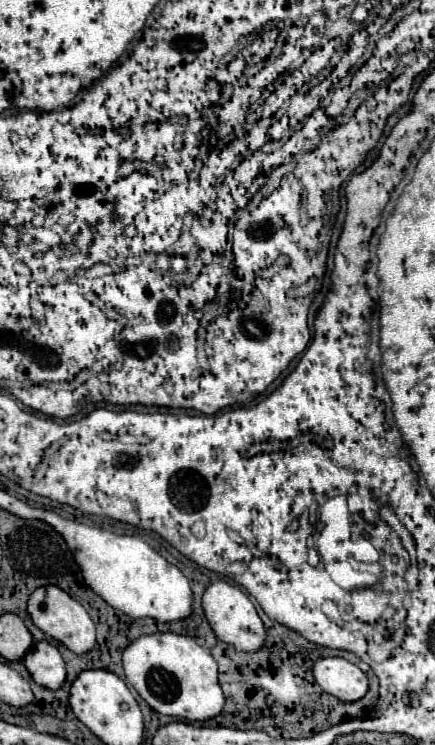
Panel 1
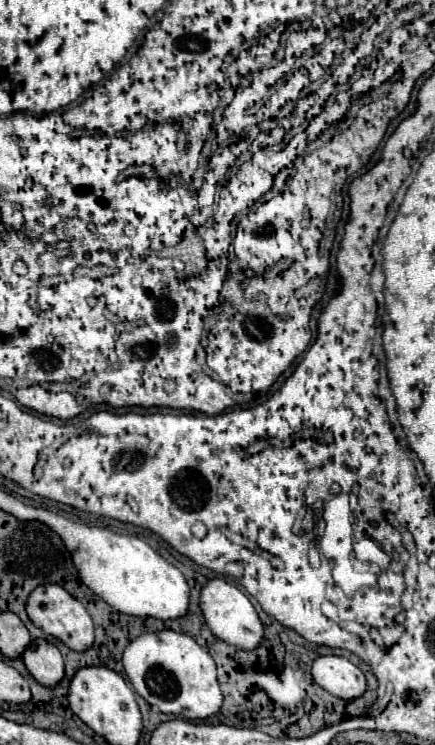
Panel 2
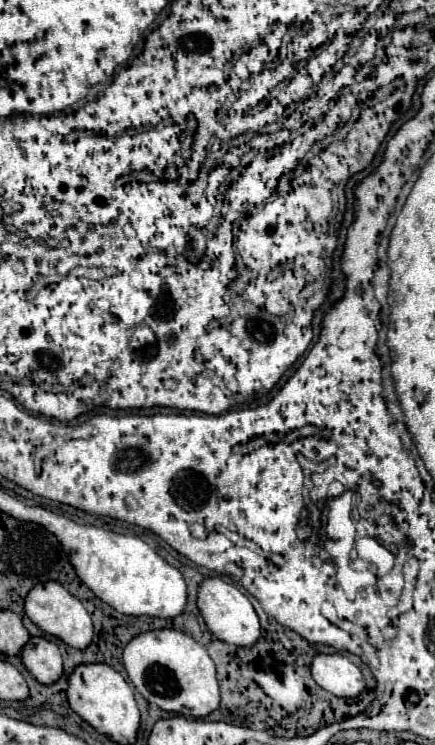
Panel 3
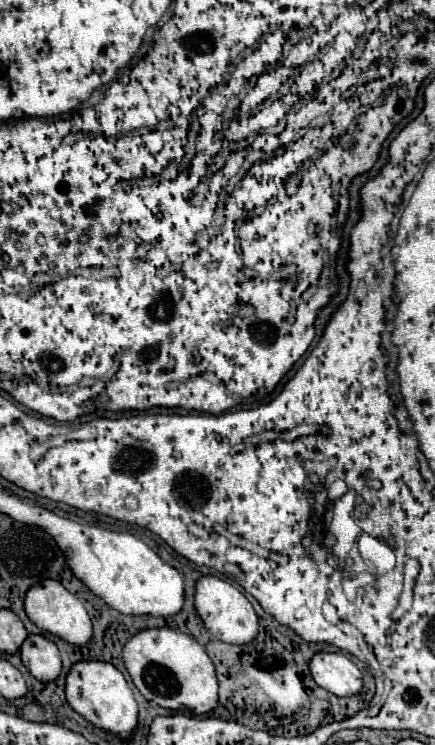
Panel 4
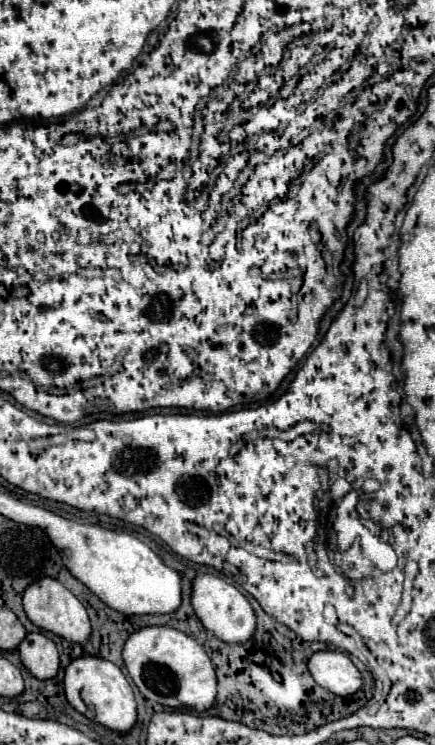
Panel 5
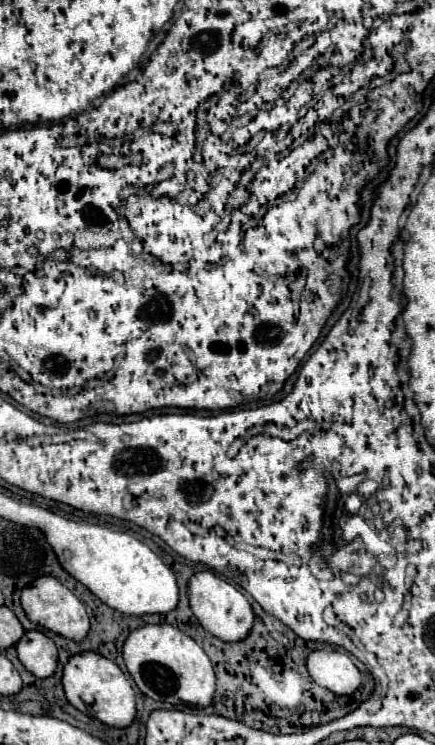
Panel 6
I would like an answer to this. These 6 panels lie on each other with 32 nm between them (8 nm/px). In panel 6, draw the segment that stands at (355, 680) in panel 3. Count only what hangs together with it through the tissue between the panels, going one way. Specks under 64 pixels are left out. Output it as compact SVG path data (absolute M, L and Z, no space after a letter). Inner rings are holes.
M314 650L306 660L306 668L320 686L338 696L352 694L360 686L360 672L342 650Z

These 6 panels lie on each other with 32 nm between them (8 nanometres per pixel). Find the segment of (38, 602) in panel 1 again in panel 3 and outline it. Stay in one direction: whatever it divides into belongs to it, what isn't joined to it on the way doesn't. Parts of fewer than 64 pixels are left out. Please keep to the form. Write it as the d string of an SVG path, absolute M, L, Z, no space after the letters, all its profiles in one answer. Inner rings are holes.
M42 582L38 586L34 586L28 596L26 596L26 614L28 618L44 632L64 640L68 646L74 646L74 648L86 648L90 642L92 642L92 620L86 612L86 608L82 606L82 602L72 596L62 584L58 582Z

